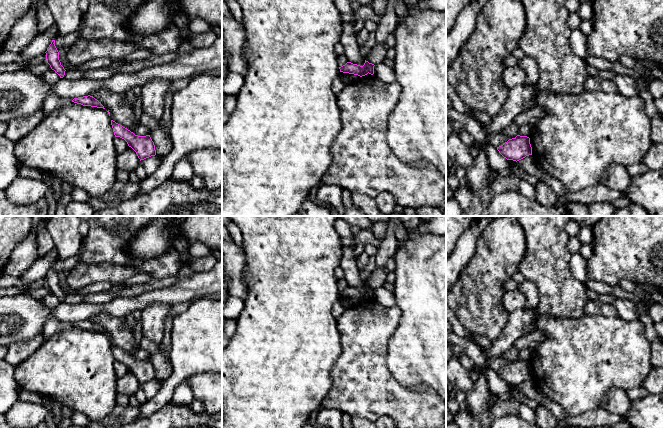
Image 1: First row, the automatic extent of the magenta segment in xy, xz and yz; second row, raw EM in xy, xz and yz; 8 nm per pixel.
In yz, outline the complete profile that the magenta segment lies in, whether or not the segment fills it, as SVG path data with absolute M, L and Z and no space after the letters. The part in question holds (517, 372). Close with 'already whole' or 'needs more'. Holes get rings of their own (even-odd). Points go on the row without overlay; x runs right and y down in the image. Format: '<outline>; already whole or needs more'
M517 359L515 362L509 363L503 369L497 371L497 374L507 384L516 386L532 379L530 362L527 360Z; already whole

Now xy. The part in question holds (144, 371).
M111 344L111 349L115 361L124 363L128 370L136 376L140 385L156 379L155 369L150 359L135 359L133 356L113 344Z; already whole

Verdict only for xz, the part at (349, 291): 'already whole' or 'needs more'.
already whole

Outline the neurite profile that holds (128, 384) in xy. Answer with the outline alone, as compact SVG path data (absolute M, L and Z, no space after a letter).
M128 370L128 372L121 378L117 379L117 394L125 394L129 397L135 395L137 390L140 388L136 376Z

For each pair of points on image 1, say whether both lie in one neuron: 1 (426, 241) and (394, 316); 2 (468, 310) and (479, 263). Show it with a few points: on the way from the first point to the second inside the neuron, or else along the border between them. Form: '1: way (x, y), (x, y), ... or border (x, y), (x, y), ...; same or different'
1: border (396, 304), (401, 311), (401, 317), (394, 330); different
2: way (476, 298), (479, 290), (479, 275); same

